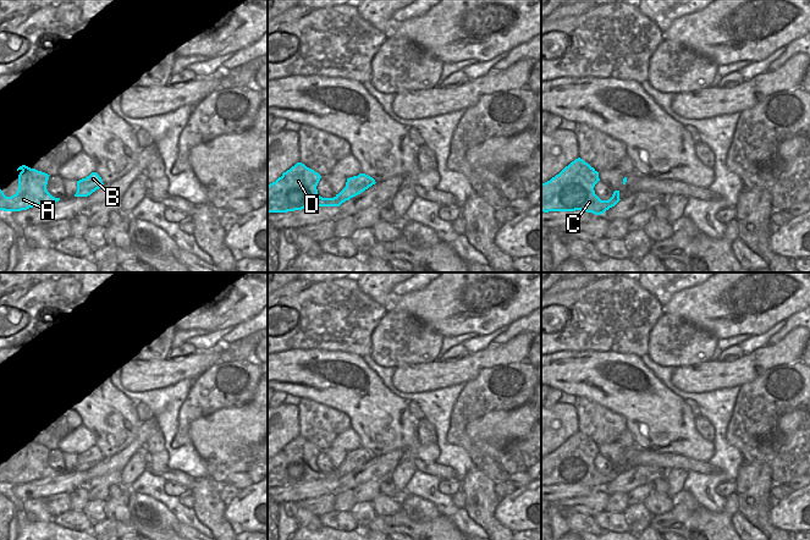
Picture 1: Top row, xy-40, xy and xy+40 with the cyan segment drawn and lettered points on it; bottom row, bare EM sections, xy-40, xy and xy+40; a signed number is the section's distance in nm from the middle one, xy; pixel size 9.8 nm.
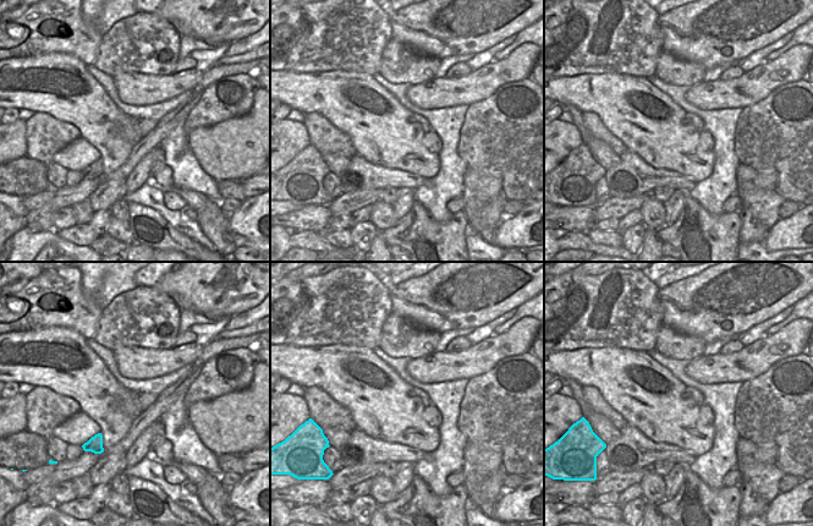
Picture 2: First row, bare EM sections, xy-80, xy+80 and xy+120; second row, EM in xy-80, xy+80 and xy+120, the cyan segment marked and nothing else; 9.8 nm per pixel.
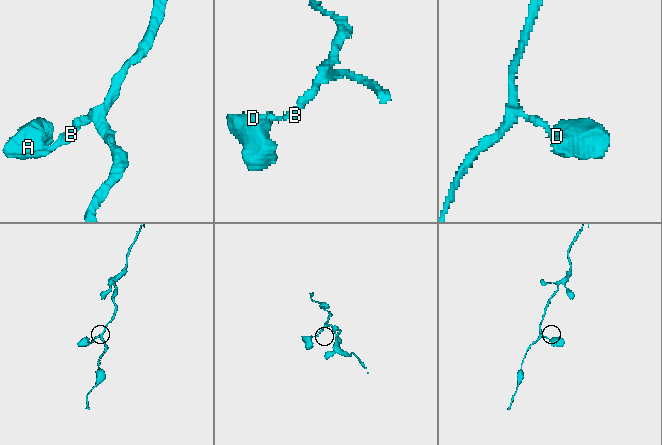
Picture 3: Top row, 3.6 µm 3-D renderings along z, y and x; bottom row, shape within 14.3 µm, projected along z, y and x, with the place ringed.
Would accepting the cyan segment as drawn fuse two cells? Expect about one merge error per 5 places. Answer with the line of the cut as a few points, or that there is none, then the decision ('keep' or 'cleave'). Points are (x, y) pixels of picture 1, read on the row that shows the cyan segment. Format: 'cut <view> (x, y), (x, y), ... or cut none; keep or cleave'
cut none; keep

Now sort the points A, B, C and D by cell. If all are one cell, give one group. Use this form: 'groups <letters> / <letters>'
groups A B C D

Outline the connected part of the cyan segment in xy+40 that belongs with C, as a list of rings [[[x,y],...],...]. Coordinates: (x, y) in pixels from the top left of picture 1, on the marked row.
[[[578,158],[550,181],[541,183],[541,211],[586,211],[601,215],[615,206],[619,191],[608,200],[601,200],[594,191],[599,172]]]

